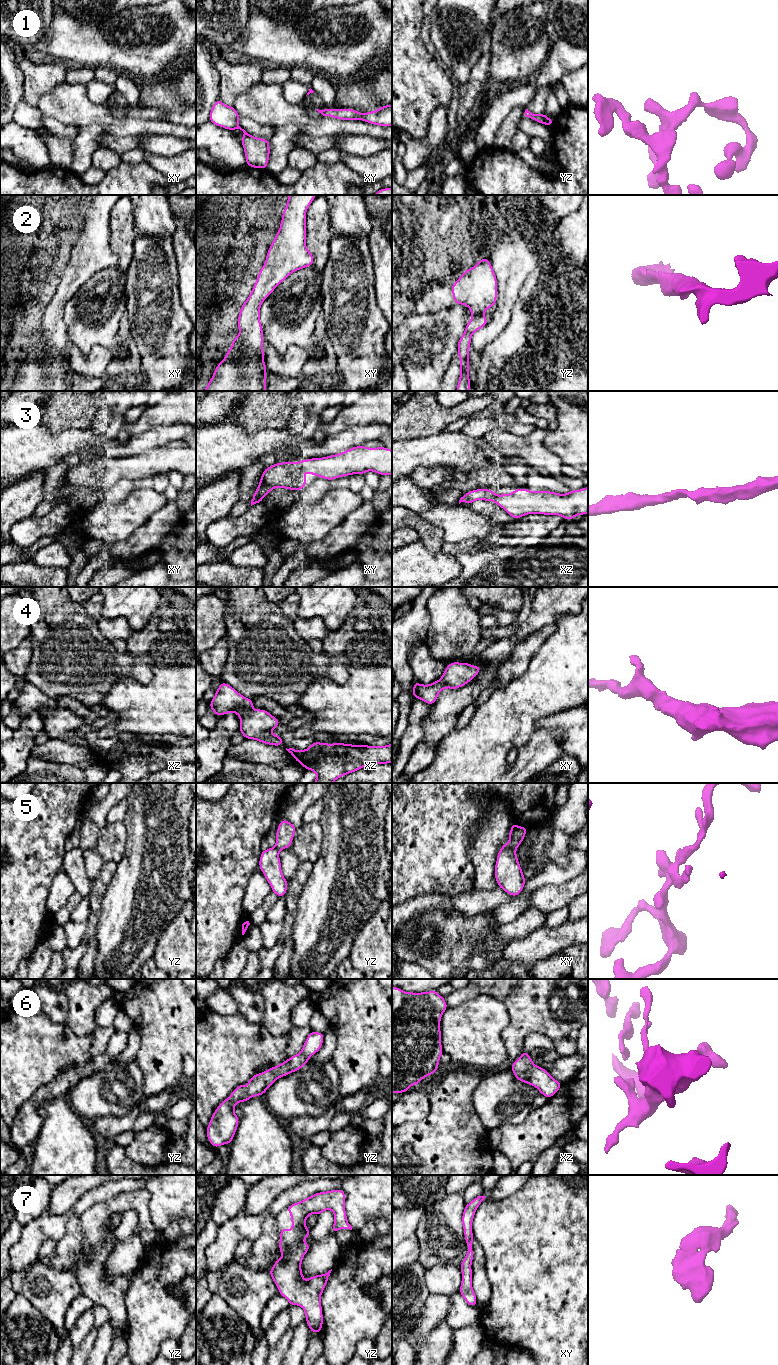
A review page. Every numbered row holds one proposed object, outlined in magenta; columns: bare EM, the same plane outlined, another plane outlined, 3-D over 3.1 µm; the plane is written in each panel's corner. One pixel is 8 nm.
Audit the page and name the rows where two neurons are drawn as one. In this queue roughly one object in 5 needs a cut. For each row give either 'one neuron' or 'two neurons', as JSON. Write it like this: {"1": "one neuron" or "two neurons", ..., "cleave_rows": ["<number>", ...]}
{"1": "one neuron", "2": "one neuron", "3": "one neuron", "4": "one neuron", "5": "two neurons", "6": "one neuron", "7": "one neuron", "cleave_rows": ["5"]}

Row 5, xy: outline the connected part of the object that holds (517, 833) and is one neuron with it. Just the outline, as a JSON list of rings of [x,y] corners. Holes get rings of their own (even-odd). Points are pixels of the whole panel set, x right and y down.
[[[513,823],[509,831],[509,842],[507,844],[503,844],[501,846],[501,850],[507,849],[507,848],[517,849],[521,845],[527,833],[527,830],[528,830],[527,827],[521,827],[521,826],[518,826],[516,823]]]

